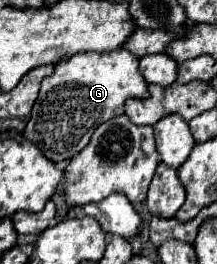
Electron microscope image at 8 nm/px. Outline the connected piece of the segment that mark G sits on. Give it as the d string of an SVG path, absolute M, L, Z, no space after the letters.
M124 49L108 55L78 53L68 61L56 63L54 73L42 81L38 101L32 107L30 121L24 129L24 137L54 163L72 159L88 145L100 123L124 113L124 103L128 99L148 99L148 83L168 87L176 83L176 79L178 63L164 53L146 55L140 59L140 69L138 59Z

